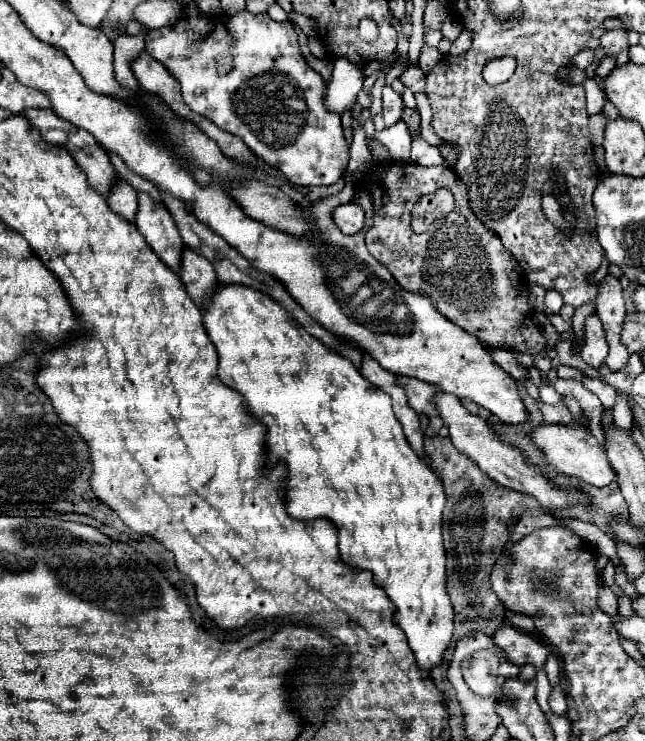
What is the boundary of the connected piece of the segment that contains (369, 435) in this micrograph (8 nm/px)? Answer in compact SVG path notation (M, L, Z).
M219 283L217 291L203 305L205 305L203 307L203 327L219 353L219 379L227 387L239 391L243 395L247 407L251 409L251 413L267 427L267 435L265 435L267 461L285 461L285 465L287 465L289 475L283 479L283 483L285 483L285 509L287 509L289 517L293 517L293 519L325 517L337 527L341 561L347 563L349 567L357 567L357 569L365 569L365 571L373 573L373 581L385 589L385 593L397 607L395 623L405 631L405 635L409 639L409 647L413 649L413 653L417 657L419 669L429 673L433 667L437 667L443 661L449 641L453 637L453 609L449 603L449 595L445 591L445 549L443 549L443 535L441 535L441 513L445 507L445 491L441 487L441 479L409 447L409 443L401 431L401 423L397 423L397 417L393 415L389 395L385 395L383 391L373 387L347 357L341 357L335 349L325 347L319 339L309 335L301 325L291 323L295 319L267 293L257 291L253 287L245 287L245 285Z

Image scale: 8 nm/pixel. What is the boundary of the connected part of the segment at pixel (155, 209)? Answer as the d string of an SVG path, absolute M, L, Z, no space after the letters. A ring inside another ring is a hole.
M137 191L137 201L139 201L139 211L135 217L137 229L147 239L149 247L157 253L157 257L173 271L179 271L183 243L173 223L173 217L165 207L161 207L161 203L153 201L145 191Z

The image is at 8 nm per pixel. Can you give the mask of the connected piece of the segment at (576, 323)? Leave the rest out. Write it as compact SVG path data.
M586 303L581 307L578 307L575 310L574 316L572 318L573 333L577 335L577 343L579 343L579 345L581 345L581 339L579 339L579 337L581 337L581 333L583 333L584 321L586 317L596 312L596 308L591 306L595 305L593 303Z

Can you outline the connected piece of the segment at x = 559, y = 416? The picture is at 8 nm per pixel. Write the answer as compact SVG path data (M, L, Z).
M539 403L541 407L541 413L543 413L543 419L545 423L555 423L555 425L571 425L575 421L581 421L585 427L589 427L589 417L583 415L581 419L573 417L569 413L569 409L563 405L563 403L557 403L557 405L545 405L545 403Z

